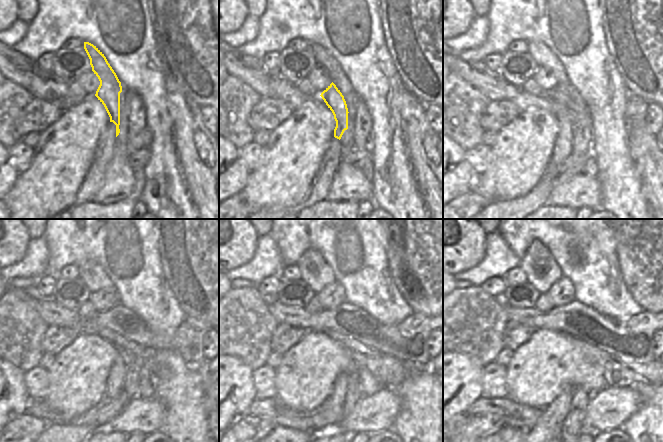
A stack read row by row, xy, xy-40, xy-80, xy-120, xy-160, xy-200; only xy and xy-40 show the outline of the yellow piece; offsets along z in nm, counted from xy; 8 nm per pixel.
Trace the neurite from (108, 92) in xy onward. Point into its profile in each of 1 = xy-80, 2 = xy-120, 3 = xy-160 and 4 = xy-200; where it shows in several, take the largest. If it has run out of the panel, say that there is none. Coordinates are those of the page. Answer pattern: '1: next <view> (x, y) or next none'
1: next xy-80 (562, 151)
2: next xy-120 (115, 380)
3: next xy-160 (339, 391)
4: next xy-200 (552, 422)

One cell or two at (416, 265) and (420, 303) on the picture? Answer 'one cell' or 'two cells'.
one cell

